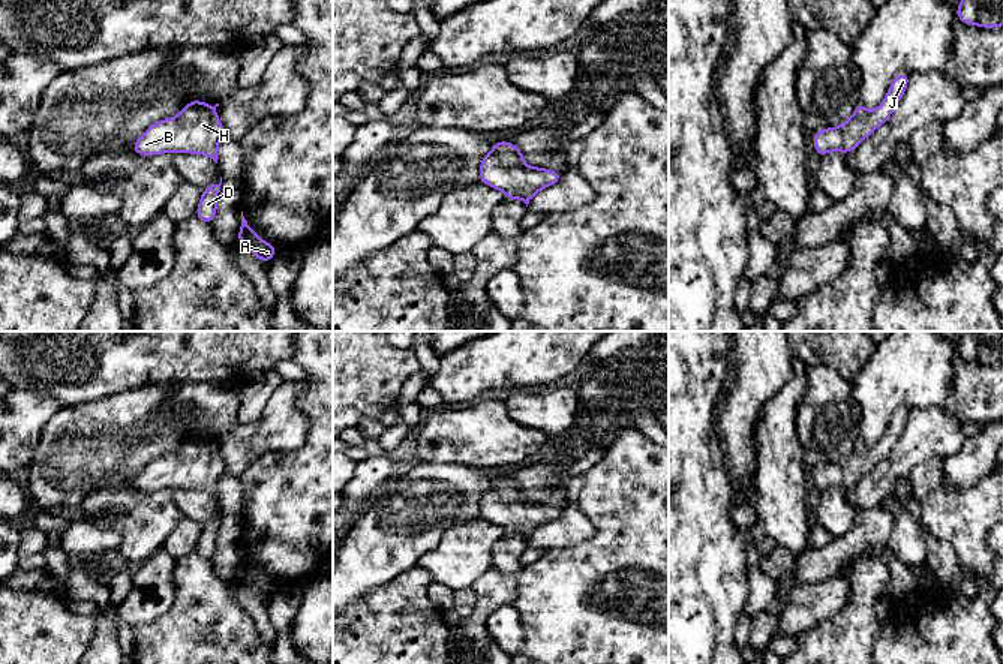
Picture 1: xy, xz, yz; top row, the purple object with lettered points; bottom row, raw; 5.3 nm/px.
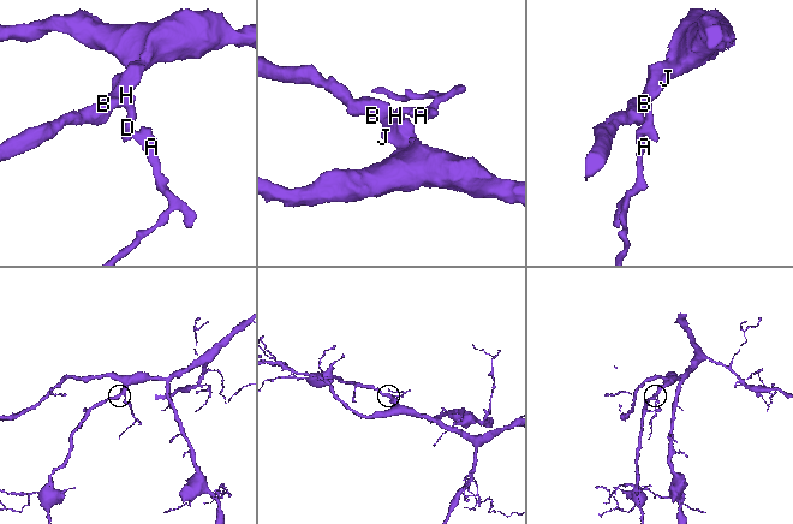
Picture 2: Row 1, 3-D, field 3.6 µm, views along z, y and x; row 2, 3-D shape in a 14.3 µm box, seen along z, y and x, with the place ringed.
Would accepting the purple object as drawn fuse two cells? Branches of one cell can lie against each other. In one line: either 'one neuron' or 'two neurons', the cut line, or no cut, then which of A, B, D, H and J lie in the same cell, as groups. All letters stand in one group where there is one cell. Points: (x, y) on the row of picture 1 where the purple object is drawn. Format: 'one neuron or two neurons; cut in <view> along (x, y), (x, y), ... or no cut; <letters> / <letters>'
one neuron; no cut; A B D H J

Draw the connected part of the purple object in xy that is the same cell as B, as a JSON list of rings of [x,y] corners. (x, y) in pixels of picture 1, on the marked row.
[[[190,100],[177,115],[148,126],[132,144],[133,153],[139,156],[204,154],[217,163],[219,142],[226,133],[217,117],[217,106],[219,103],[211,106],[202,100]]]

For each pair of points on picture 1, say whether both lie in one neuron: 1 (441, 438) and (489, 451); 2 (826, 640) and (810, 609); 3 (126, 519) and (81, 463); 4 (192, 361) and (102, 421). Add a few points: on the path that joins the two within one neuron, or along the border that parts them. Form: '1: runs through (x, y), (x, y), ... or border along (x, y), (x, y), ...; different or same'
1: runs through (453, 438), (477, 439); same
2: border along (846, 603), (834, 615), (793, 637); different
3: border along (131, 481), (95, 490), (78, 505); different
4: border along (180, 381), (141, 385), (125, 391); different

